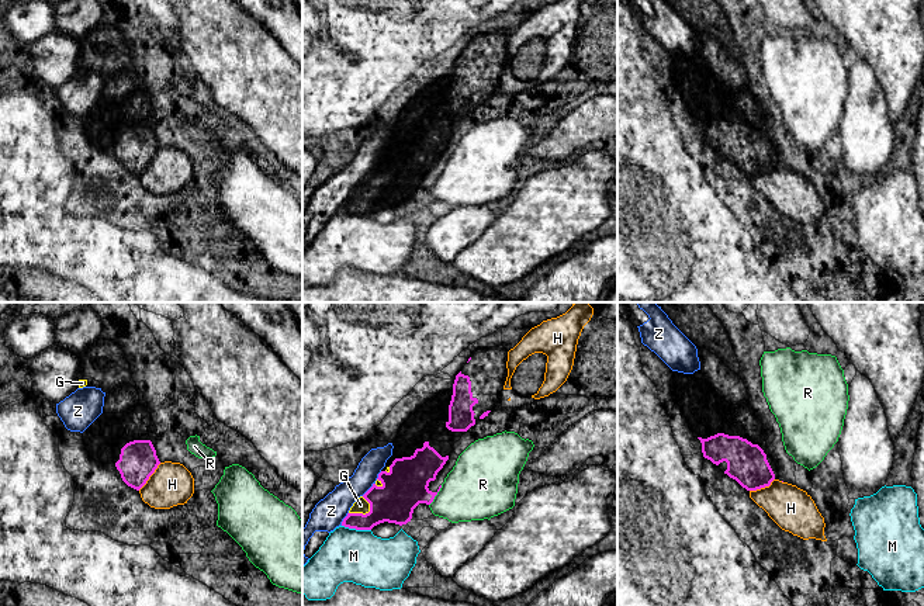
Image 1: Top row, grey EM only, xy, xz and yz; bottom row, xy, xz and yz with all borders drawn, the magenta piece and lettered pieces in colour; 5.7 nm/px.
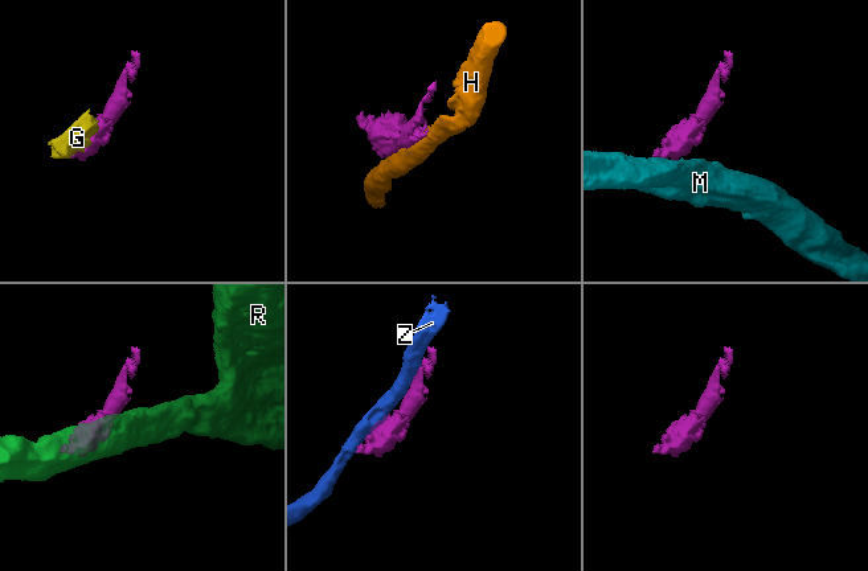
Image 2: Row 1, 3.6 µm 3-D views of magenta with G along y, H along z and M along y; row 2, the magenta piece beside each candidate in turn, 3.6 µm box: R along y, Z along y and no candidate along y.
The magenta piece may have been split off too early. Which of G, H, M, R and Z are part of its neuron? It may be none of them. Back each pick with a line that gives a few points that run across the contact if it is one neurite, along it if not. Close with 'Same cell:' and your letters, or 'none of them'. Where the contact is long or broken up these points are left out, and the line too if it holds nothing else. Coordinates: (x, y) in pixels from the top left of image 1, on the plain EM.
Same cell: none of them

